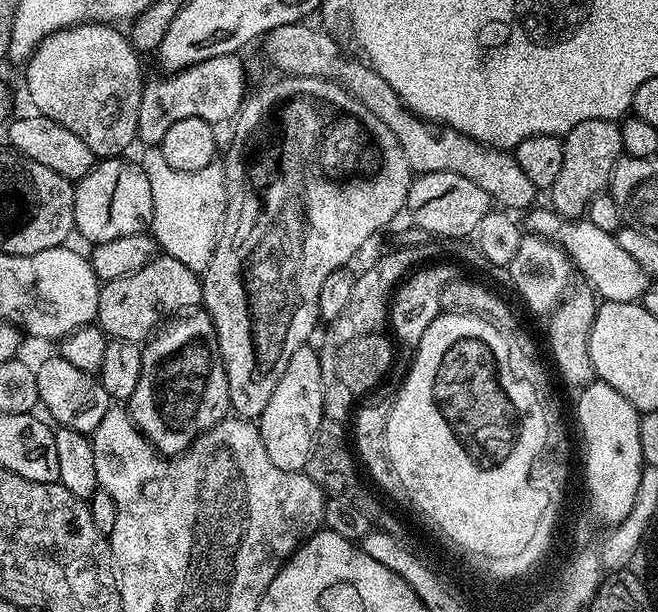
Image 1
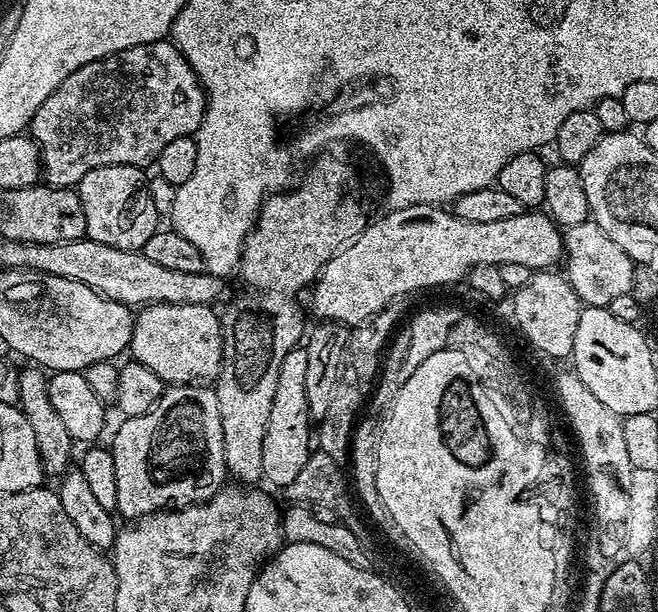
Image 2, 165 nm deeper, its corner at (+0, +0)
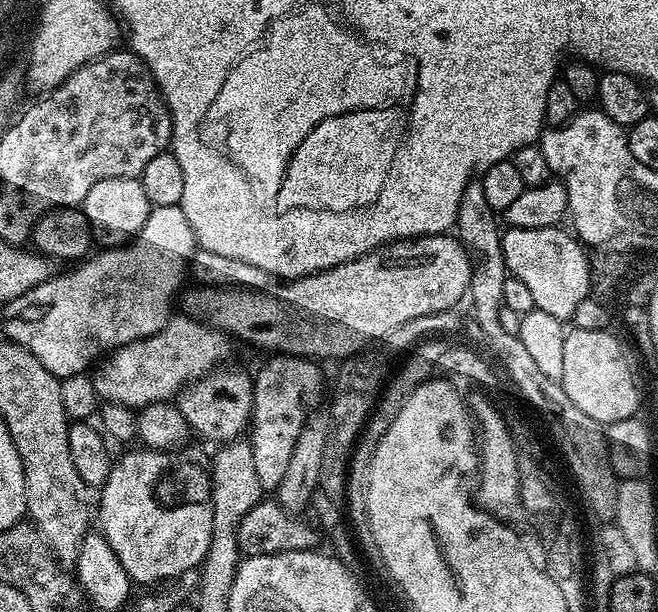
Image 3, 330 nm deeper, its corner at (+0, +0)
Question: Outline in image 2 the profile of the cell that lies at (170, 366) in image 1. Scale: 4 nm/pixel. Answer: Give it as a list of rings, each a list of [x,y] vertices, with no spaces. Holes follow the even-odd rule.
[[[195,383],[165,387],[162,398],[158,398],[149,412],[141,416],[129,416],[119,422],[121,424],[112,436],[110,447],[118,481],[116,512],[124,515],[125,521],[135,522],[142,516],[151,516],[153,512],[206,504],[214,493],[225,487],[228,467],[224,457],[222,414],[218,410],[218,398],[211,387],[197,386]]]

